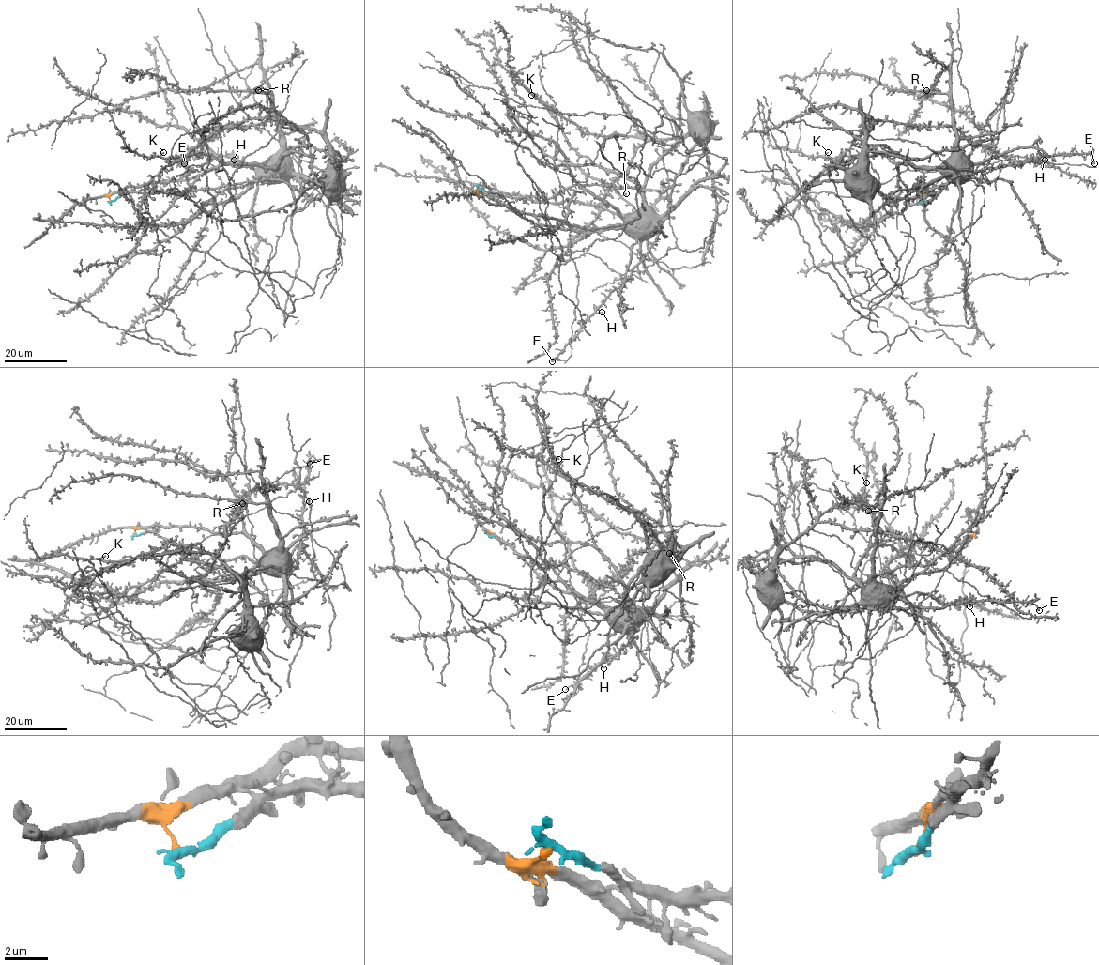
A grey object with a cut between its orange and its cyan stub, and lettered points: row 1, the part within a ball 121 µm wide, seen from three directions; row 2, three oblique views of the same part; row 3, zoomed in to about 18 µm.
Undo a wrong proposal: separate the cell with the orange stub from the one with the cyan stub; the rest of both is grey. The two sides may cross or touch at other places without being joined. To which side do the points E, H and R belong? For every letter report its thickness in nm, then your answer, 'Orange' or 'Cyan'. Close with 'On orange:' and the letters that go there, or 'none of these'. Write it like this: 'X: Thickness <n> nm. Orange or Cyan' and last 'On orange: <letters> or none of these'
E: Thickness 440 nm. Cyan
H: Thickness 400 nm. Cyan
R: Thickness 500 nm. Orange
On orange: R

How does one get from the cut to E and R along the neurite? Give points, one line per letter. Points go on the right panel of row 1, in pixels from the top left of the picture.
E: (922, 201), (931, 192), (918, 189), (922, 179), (922, 193), (956, 176), (1042, 157), (1089, 154), (1094, 163)
R: (922, 201), (933, 187), (957, 181), (965, 166), (962, 168), (962, 156), (956, 148), (950, 98), (926, 90)

